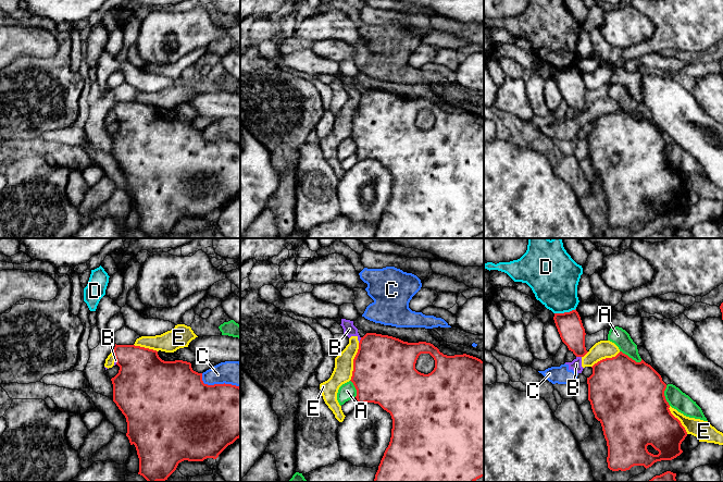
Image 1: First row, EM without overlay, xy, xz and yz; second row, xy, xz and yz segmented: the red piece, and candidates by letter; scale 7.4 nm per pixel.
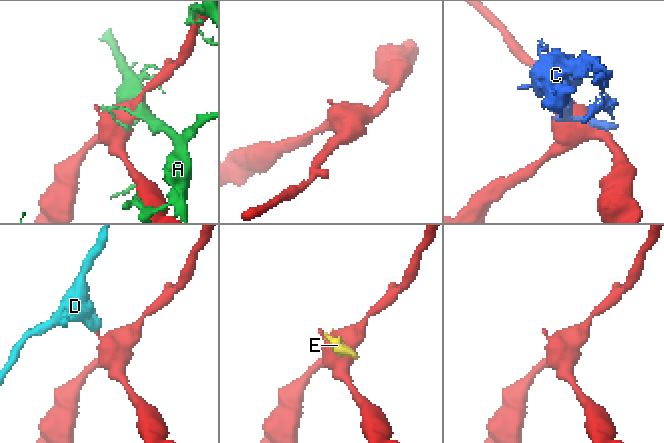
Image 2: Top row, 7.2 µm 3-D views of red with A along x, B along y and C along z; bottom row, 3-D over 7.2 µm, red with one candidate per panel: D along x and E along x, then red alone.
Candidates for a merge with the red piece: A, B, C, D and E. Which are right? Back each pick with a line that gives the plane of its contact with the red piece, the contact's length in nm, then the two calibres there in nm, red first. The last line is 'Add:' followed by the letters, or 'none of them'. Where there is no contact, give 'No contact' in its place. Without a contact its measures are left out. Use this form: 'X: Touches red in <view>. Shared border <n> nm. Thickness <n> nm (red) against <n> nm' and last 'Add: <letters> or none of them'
Add: none of them

